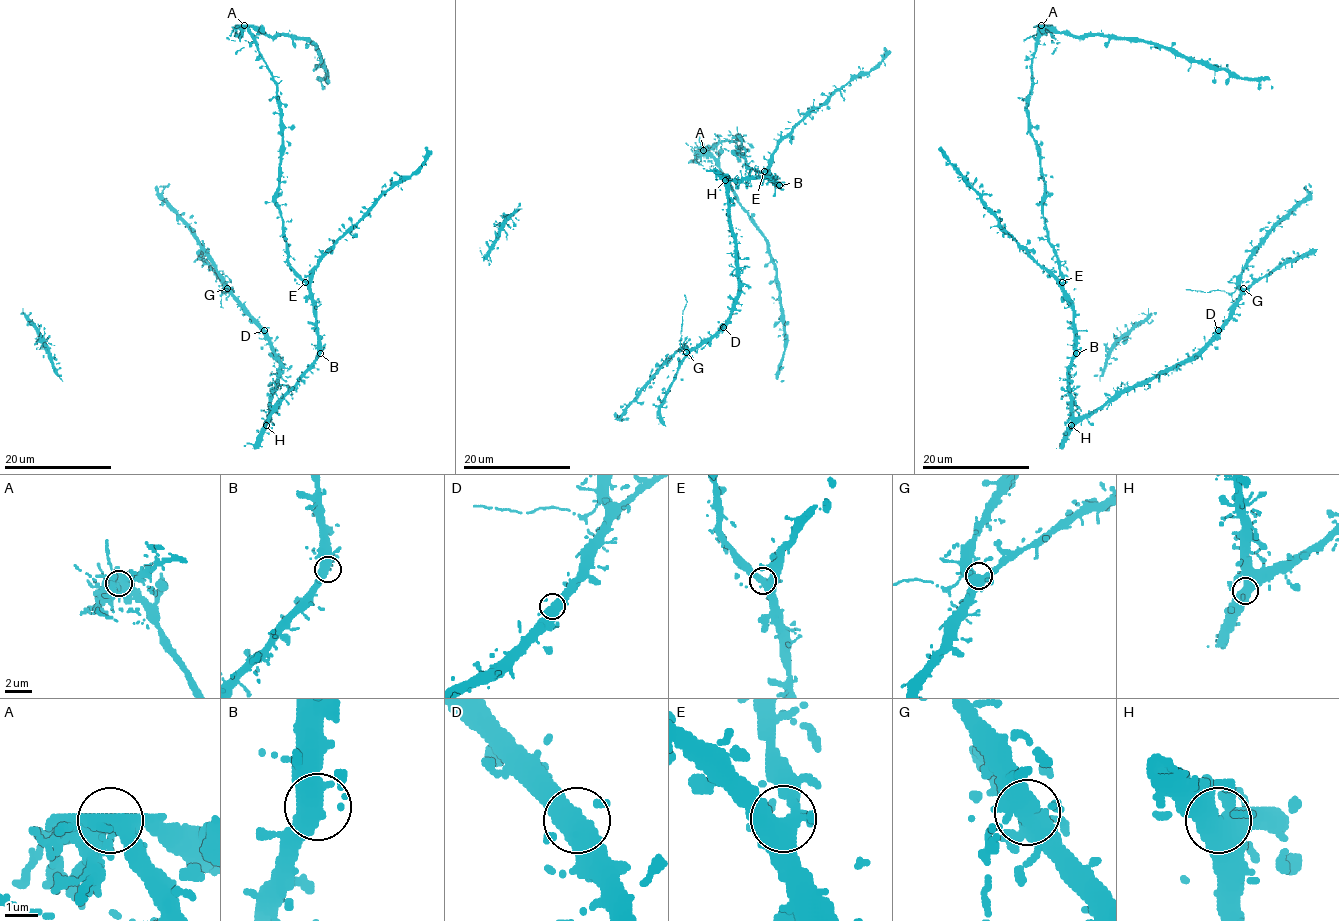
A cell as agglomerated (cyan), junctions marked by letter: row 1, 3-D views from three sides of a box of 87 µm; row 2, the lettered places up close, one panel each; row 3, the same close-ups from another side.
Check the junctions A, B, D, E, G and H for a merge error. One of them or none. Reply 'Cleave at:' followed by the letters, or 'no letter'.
Cleave at: A

